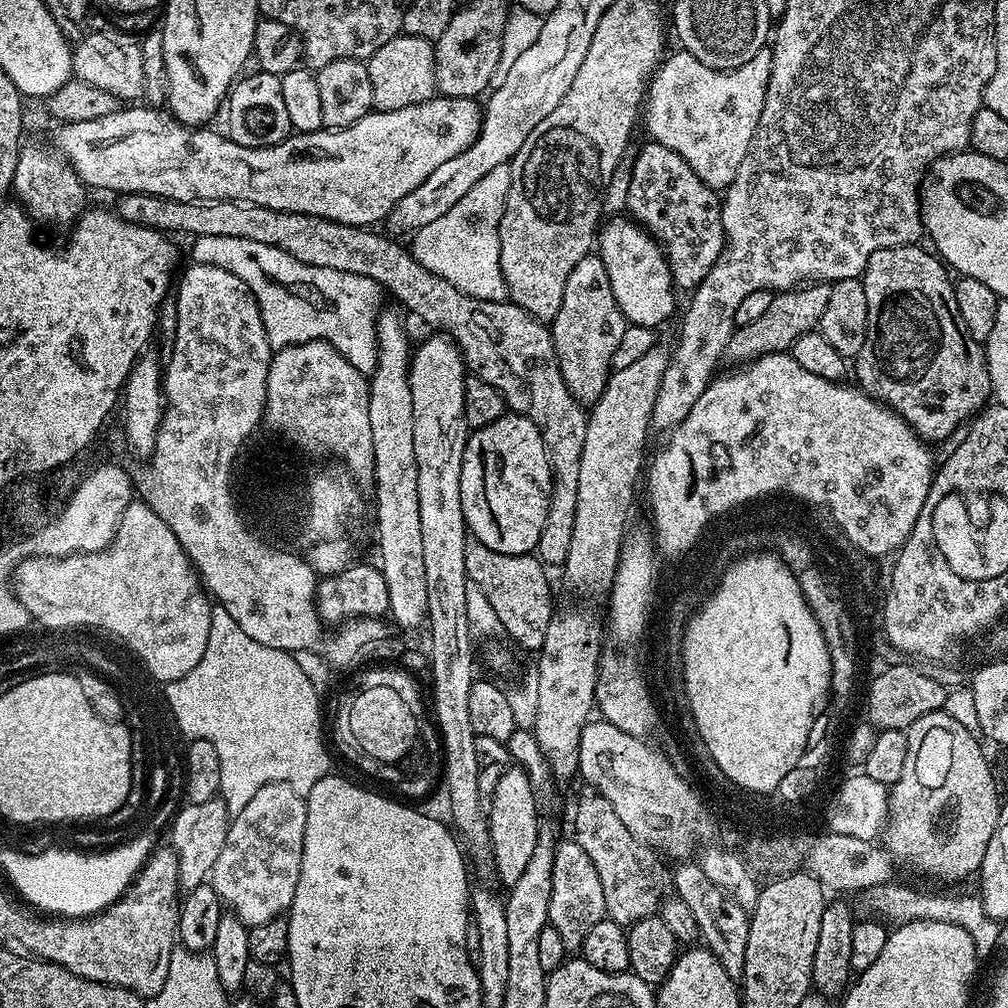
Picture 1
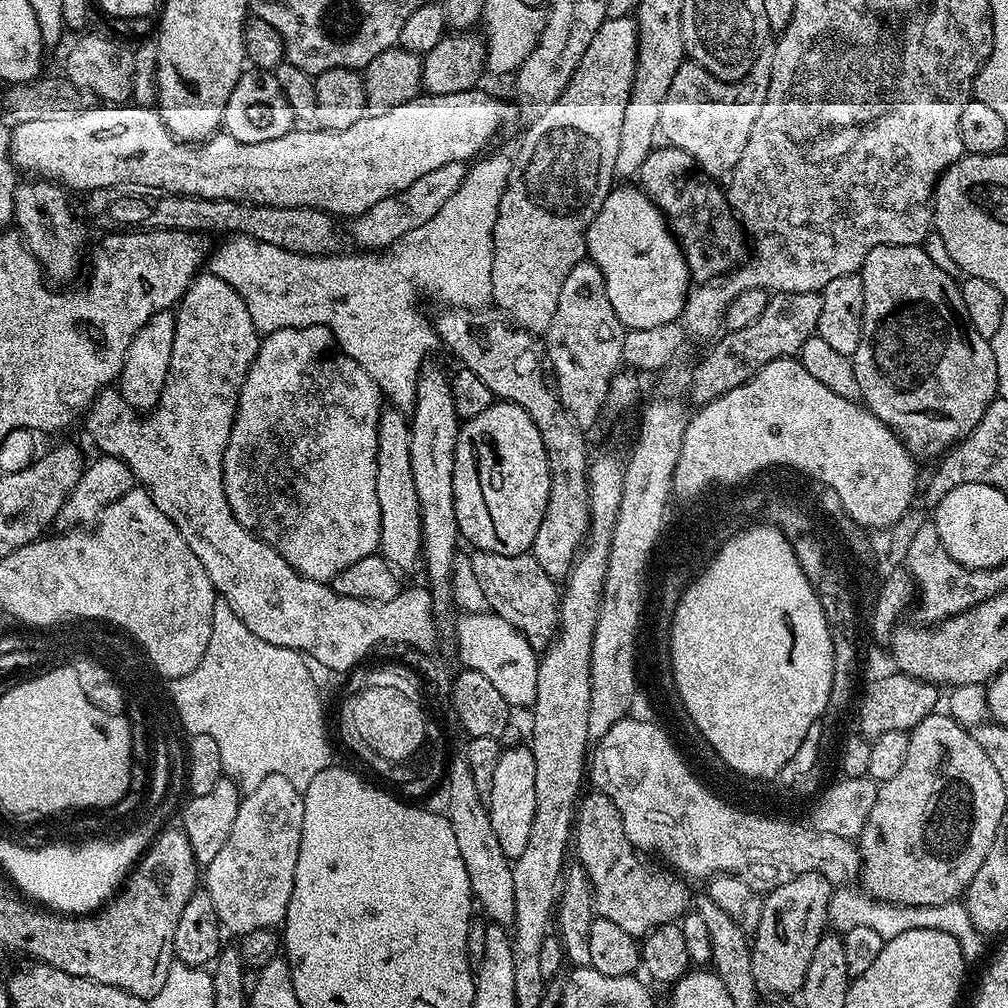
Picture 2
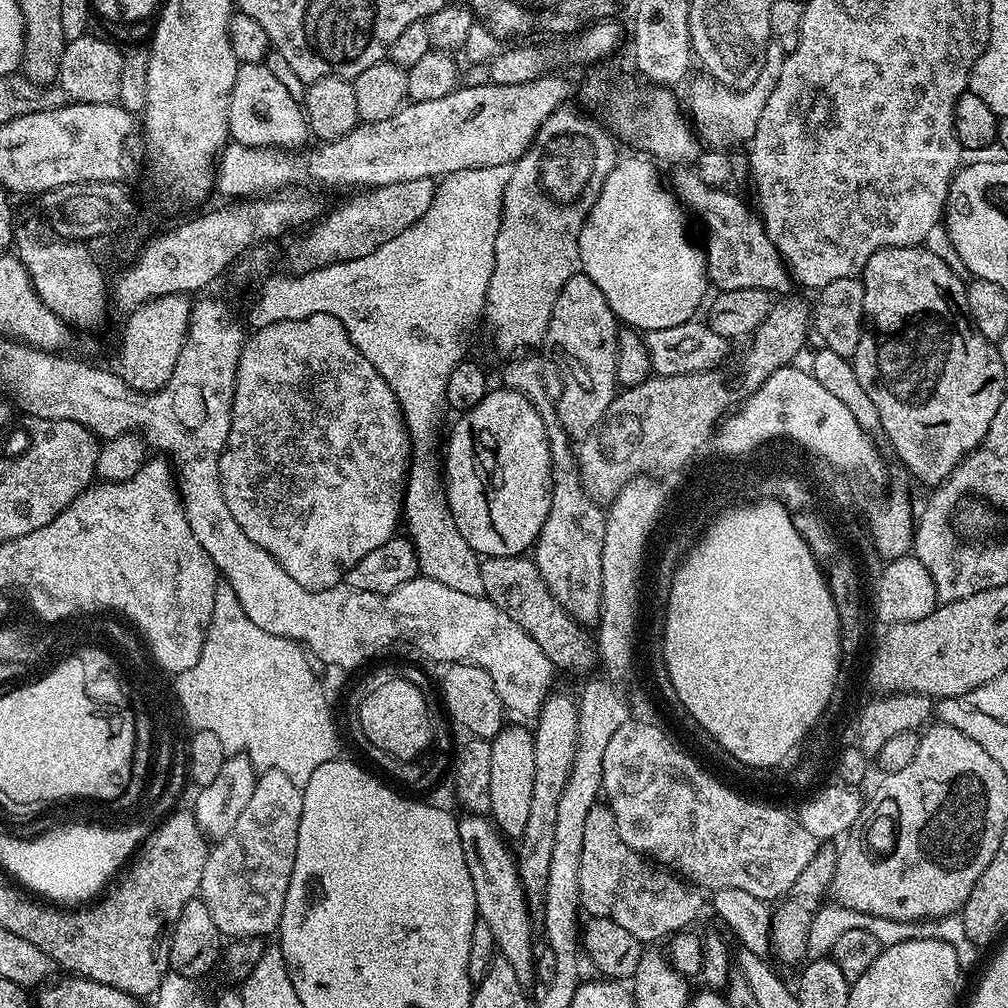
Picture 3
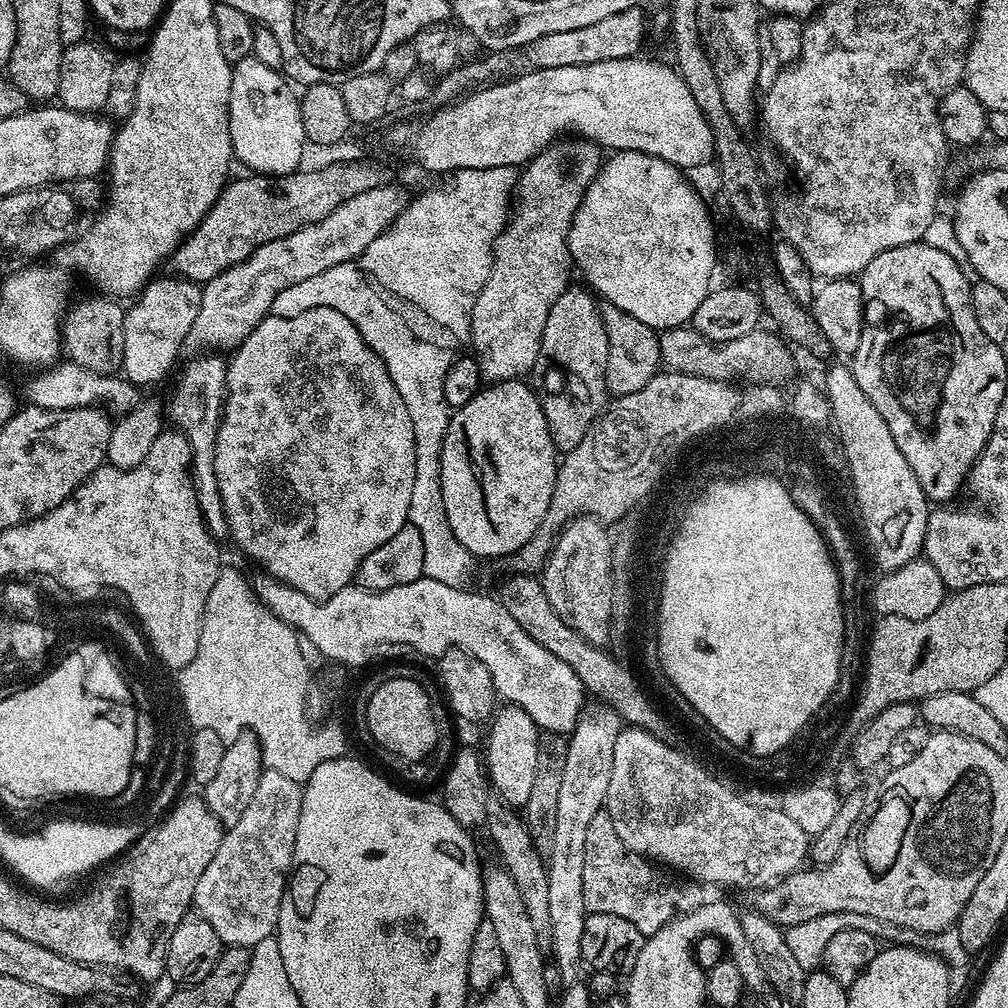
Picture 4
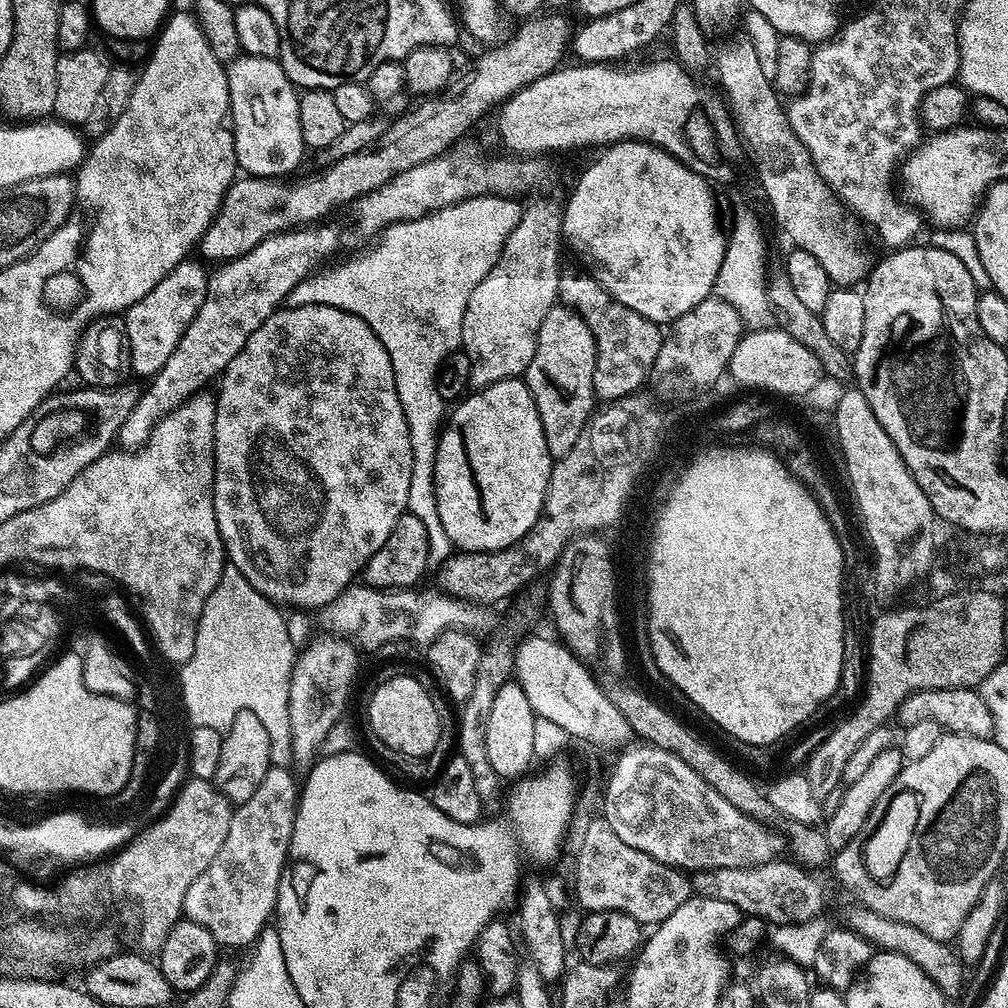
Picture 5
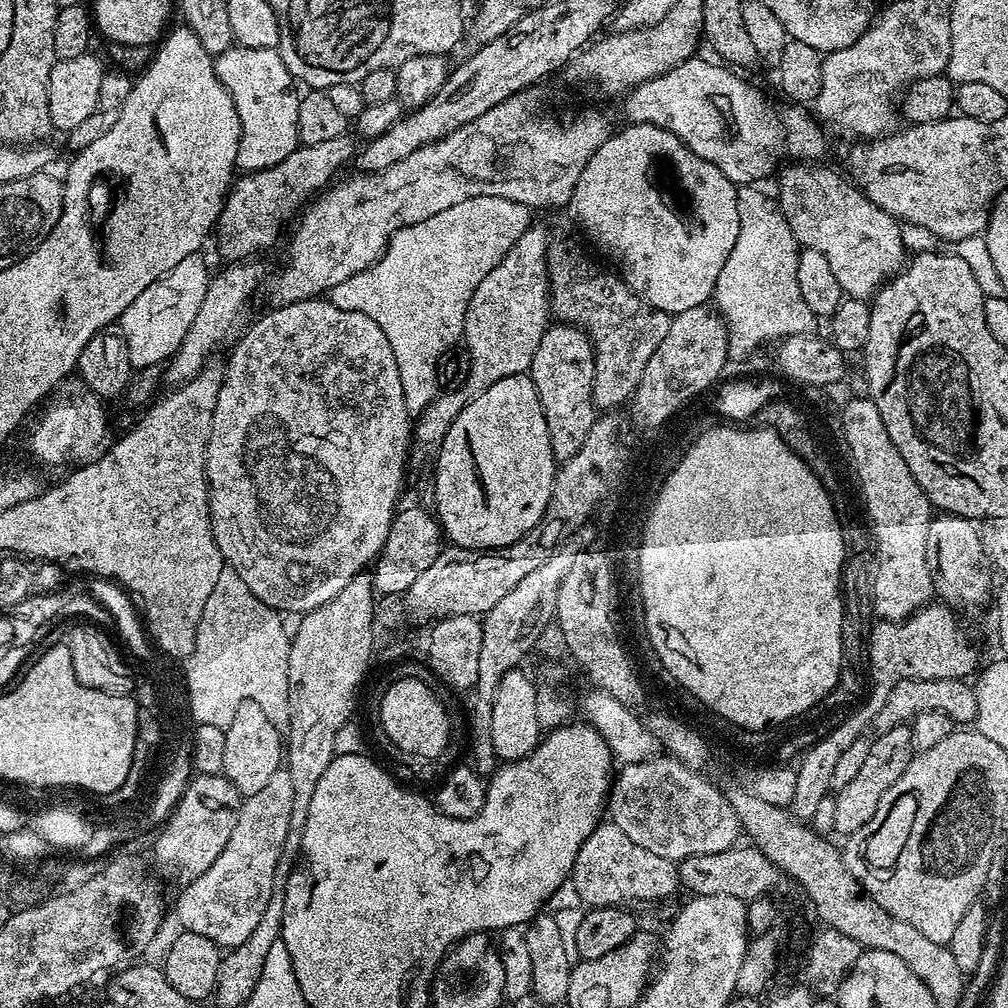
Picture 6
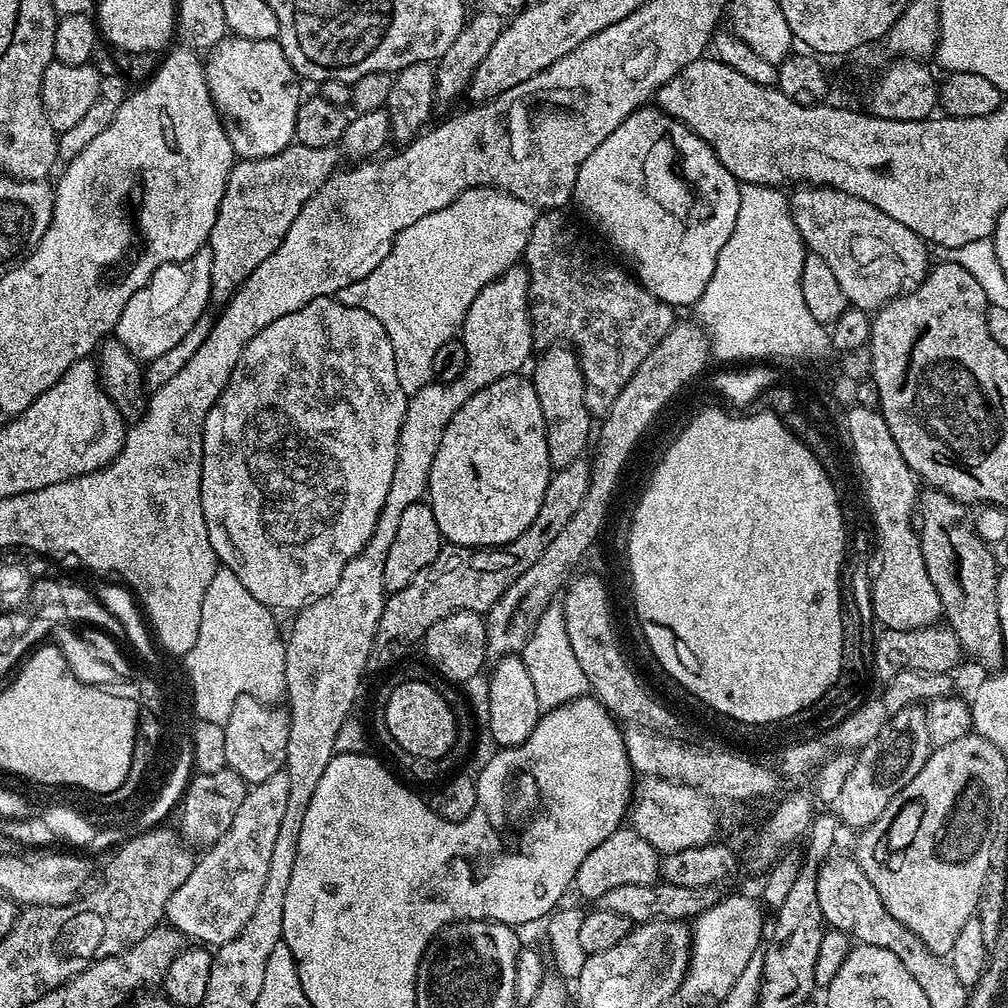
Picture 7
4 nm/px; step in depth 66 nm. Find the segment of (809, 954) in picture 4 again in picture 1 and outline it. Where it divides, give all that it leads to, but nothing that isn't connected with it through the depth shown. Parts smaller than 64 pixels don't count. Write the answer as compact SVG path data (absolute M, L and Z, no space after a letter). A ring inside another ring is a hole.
M889 882L859 893L858 900L860 900L859 915L864 915L861 917L875 918L888 926L899 926L910 922L950 922L950 926L960 926L962 930L966 930L966 934L970 934L977 957L984 958L992 951L997 951L1001 925L994 918L990 918L990 914L986 914L979 895L934 896Z

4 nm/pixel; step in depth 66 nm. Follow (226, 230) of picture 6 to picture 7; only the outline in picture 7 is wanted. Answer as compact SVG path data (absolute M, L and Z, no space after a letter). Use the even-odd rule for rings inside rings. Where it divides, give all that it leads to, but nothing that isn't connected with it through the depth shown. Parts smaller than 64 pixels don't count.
M295 142L286 150L270 154L270 158L253 160L237 159L232 165L222 202L218 206L218 218L214 218L214 230L210 230L206 248L212 255L210 262L211 303L223 306L240 289L240 284L278 250L290 222L298 218L298 210L310 202L310 198L341 167L342 153L339 147L302 146Z

